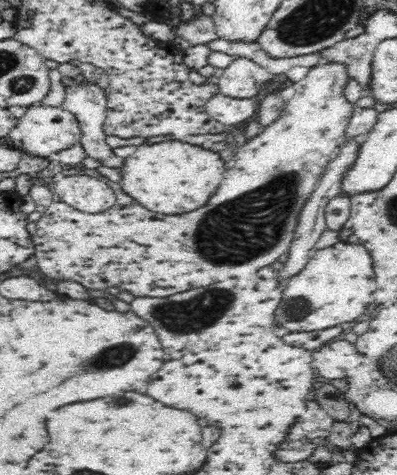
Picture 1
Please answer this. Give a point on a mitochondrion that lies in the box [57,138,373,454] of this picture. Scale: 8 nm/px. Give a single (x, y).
(237, 232)

